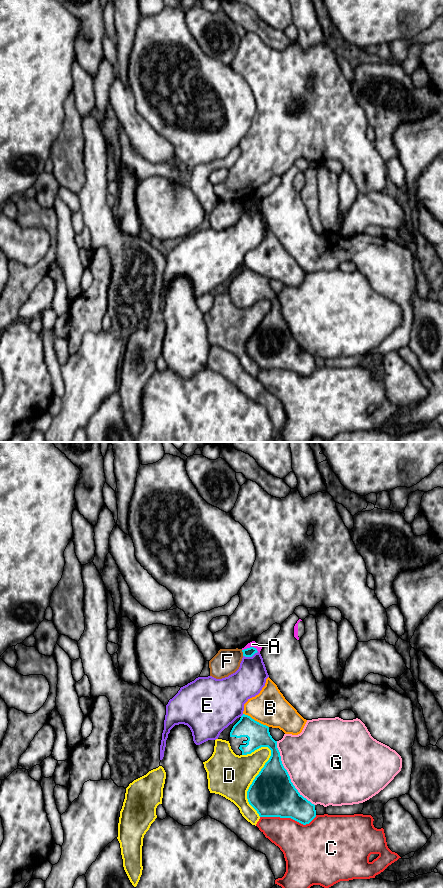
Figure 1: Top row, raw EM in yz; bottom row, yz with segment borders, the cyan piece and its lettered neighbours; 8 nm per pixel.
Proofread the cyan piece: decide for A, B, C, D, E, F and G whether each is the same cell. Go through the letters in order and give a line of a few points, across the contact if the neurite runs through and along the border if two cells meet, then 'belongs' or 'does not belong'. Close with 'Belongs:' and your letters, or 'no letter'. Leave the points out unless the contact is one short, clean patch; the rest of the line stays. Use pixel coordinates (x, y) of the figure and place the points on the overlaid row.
A: line yz (242, 649), (254, 647), (258, 651); does not belong
B: does not belong
C: does not belong
D: does not belong
E: does not belong
F: does not belong
G: does not belong
Belongs: no letter

